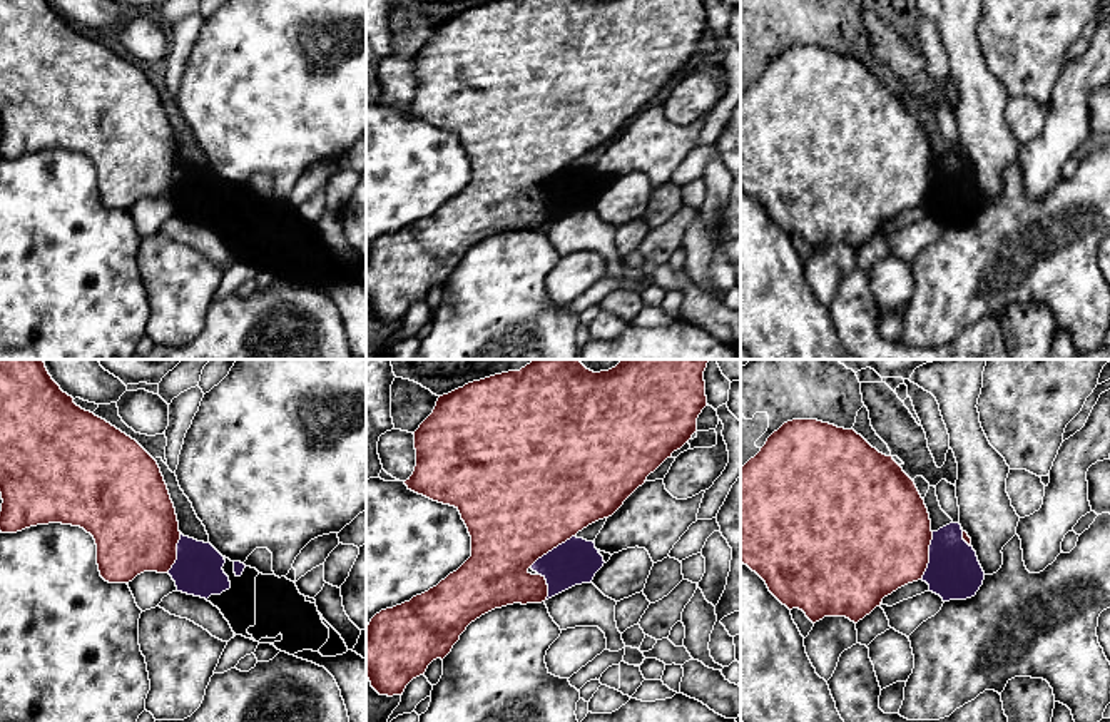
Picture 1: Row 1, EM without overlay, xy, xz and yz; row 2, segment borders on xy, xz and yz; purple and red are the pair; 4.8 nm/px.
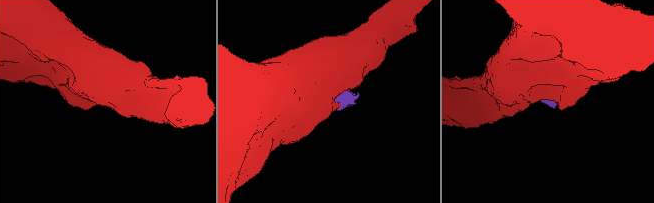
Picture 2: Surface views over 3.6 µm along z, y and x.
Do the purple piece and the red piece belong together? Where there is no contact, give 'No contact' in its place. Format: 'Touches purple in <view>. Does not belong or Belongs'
Touches purple in yz. Belongs

